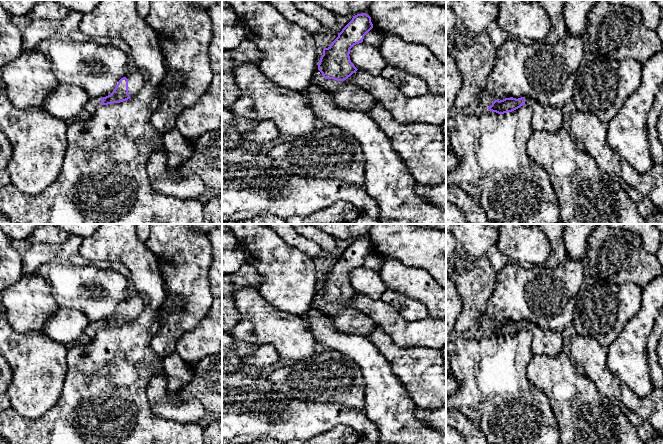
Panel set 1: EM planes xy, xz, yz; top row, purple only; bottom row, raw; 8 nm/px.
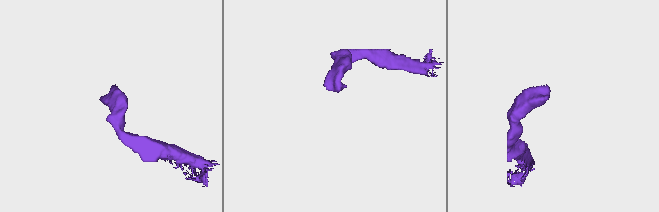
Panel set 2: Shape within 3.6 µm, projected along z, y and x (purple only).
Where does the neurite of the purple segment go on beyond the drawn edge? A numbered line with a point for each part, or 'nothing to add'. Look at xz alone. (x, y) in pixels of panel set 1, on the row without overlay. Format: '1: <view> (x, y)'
1: xz (348, 320)

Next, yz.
1: yz (547, 342)

